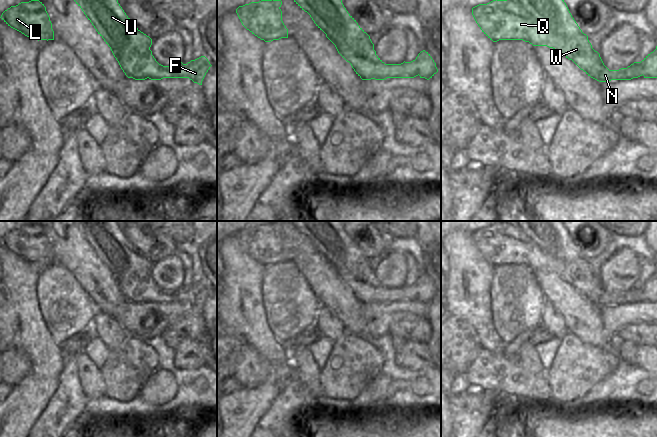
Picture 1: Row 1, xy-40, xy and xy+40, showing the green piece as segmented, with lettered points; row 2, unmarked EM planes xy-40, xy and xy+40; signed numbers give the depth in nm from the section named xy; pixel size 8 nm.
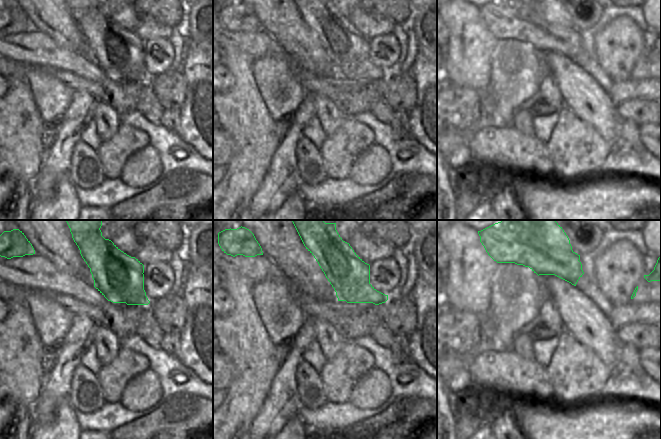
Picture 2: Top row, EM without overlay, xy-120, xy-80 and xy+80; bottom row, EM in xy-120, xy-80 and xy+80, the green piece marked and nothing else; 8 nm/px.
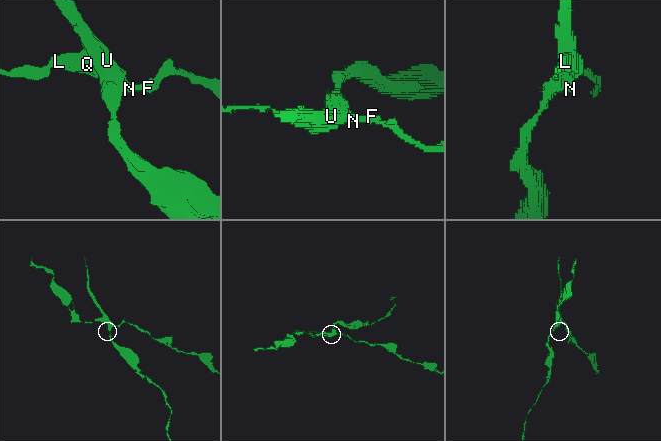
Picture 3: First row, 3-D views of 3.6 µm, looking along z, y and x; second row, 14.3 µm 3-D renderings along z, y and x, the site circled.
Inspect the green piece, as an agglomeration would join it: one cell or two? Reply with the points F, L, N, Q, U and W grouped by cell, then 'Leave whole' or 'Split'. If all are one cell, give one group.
Groups: F L N Q W / U. Split.

